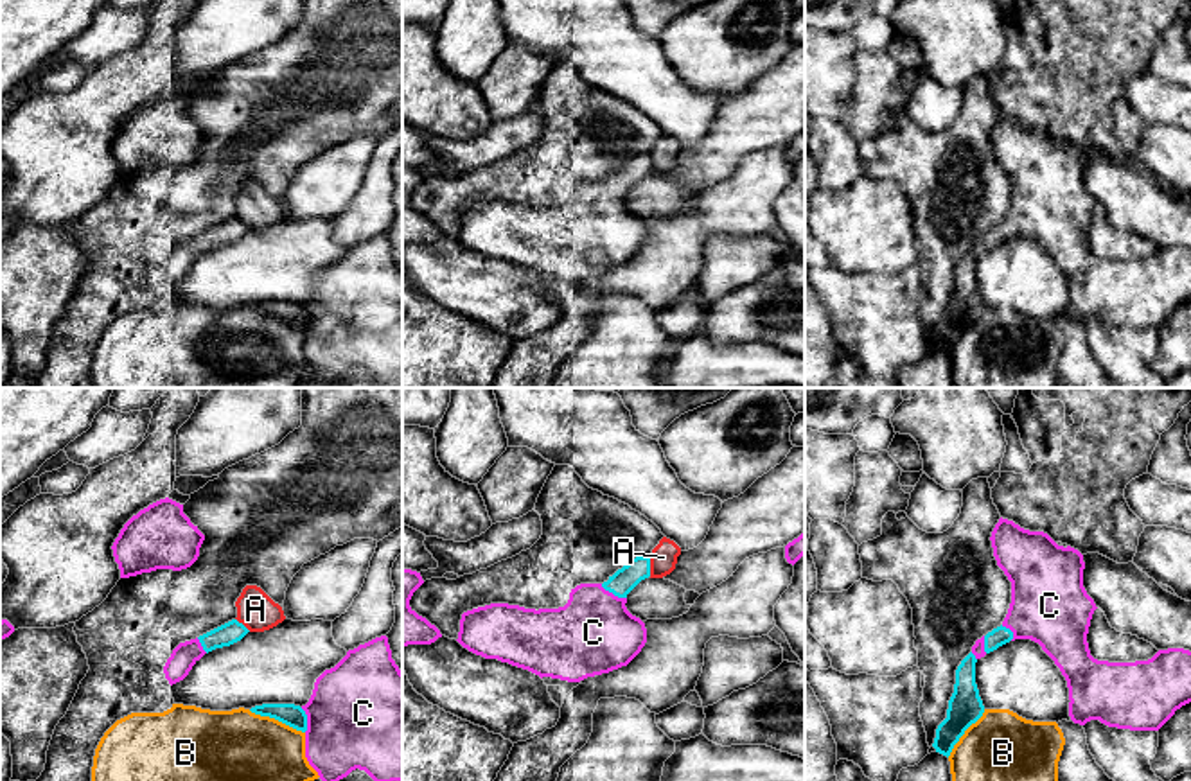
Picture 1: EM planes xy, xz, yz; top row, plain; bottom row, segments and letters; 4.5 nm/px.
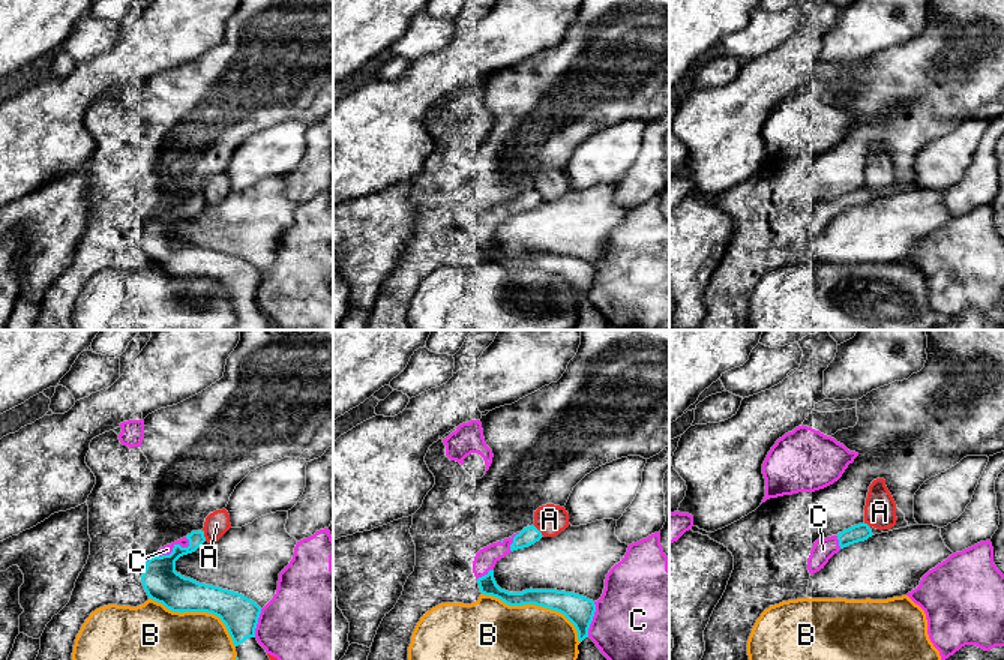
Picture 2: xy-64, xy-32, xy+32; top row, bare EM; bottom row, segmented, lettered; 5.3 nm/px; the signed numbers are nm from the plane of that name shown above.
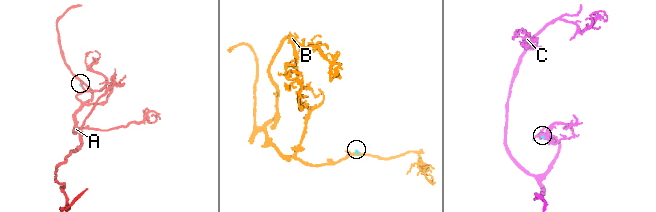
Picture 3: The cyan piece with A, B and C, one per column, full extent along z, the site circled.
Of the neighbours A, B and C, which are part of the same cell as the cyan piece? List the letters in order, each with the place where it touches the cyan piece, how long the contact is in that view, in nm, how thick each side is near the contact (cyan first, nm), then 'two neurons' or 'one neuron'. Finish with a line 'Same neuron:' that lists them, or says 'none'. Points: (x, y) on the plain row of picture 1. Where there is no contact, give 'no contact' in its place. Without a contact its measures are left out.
A: xz (649, 164) | 90 nm | 110/120 nm | two neurons
B: xy (277, 316) | 280 nm | 100/460 nm | two neurons
C: xz (613, 191) | 140 nm | 110/360 nm | one neuron
Same neuron: C

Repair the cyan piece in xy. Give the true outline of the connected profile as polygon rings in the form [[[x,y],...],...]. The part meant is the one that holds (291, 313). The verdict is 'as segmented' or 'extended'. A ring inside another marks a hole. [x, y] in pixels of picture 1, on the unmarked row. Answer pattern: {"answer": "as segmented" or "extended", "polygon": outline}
{"answer": "extended", "polygon": [[[381,233],[354,248],[314,280],[305,303],[262,302],[250,307],[305,332],[305,355],[325,382],[352,368],[365,368],[375,381],[402,379],[402,269]]]}

